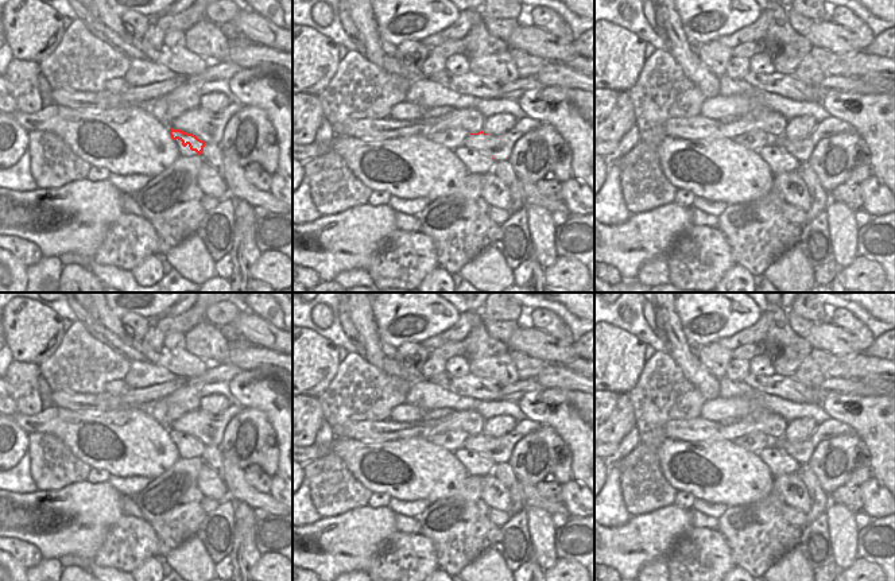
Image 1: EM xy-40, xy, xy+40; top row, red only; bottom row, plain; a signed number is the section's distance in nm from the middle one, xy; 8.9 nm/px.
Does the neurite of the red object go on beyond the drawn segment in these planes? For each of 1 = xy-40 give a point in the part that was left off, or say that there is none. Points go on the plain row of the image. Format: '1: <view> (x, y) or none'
1: none

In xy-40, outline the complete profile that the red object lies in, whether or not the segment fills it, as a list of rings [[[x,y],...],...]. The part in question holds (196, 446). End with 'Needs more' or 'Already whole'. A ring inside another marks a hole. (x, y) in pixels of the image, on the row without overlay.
[[[170,430],[170,438],[173,442],[177,442],[177,441],[181,442],[183,449],[189,448],[190,452],[195,453],[198,457],[202,456],[204,449],[206,446],[204,442],[198,441],[195,437],[183,434],[181,431]]]. Already whole

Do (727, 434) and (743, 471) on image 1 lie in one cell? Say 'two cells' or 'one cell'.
two cells

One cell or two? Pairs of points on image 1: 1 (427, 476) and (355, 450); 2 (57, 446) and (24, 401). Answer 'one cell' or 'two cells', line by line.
1: one cell
2: two cells

